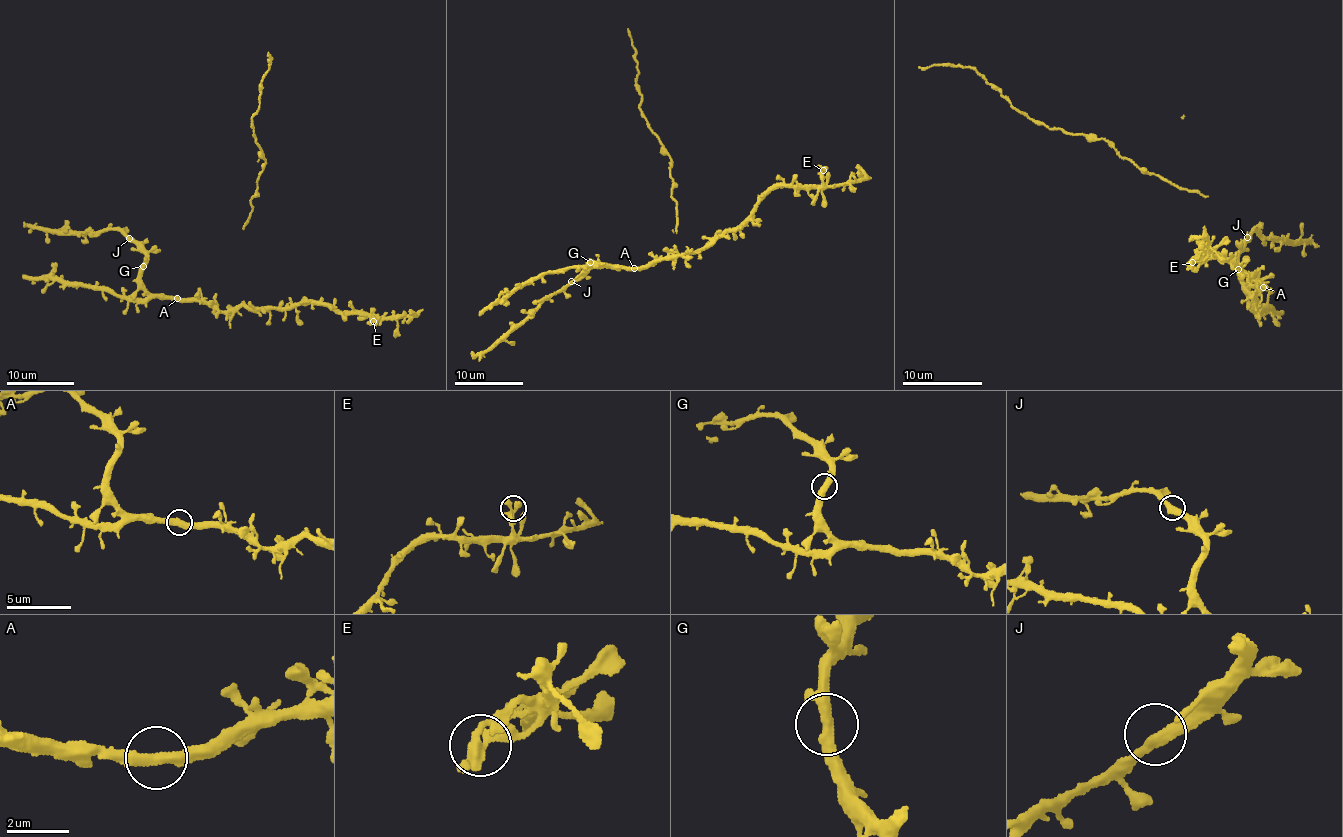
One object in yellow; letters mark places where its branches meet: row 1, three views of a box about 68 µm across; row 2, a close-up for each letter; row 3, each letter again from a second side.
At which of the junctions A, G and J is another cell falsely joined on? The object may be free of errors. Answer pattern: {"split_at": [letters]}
{"split_at": ["A"]}

